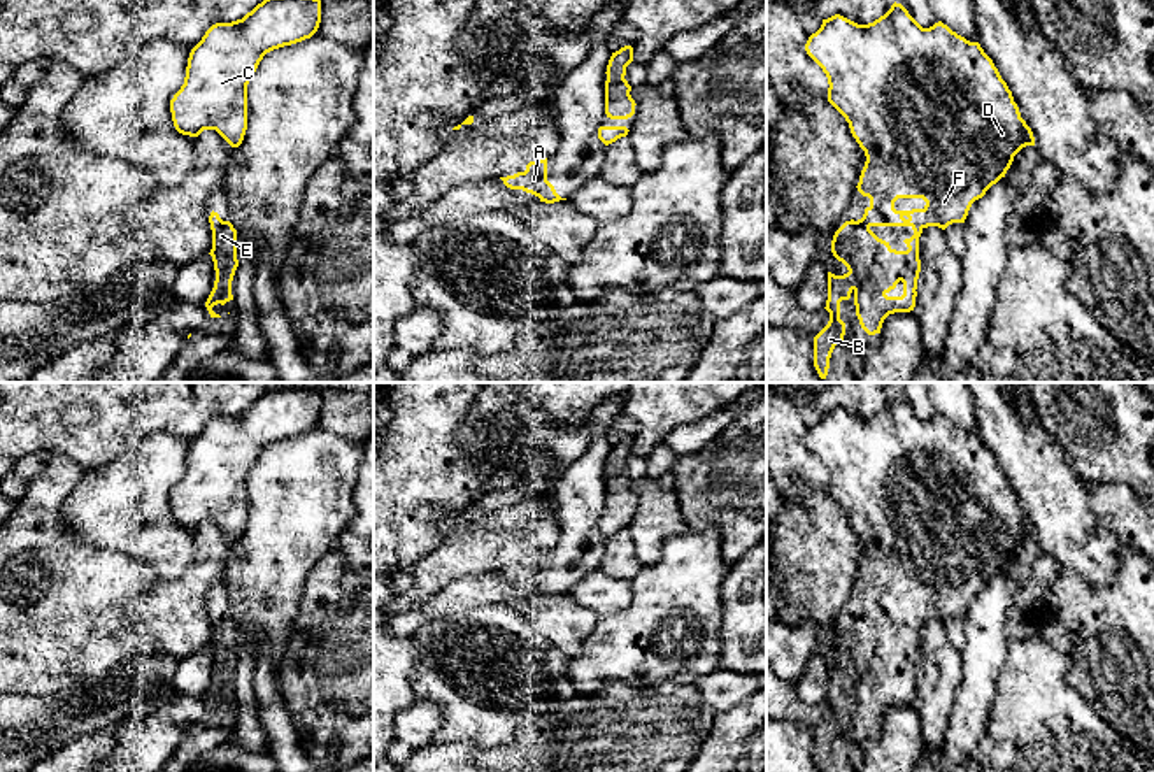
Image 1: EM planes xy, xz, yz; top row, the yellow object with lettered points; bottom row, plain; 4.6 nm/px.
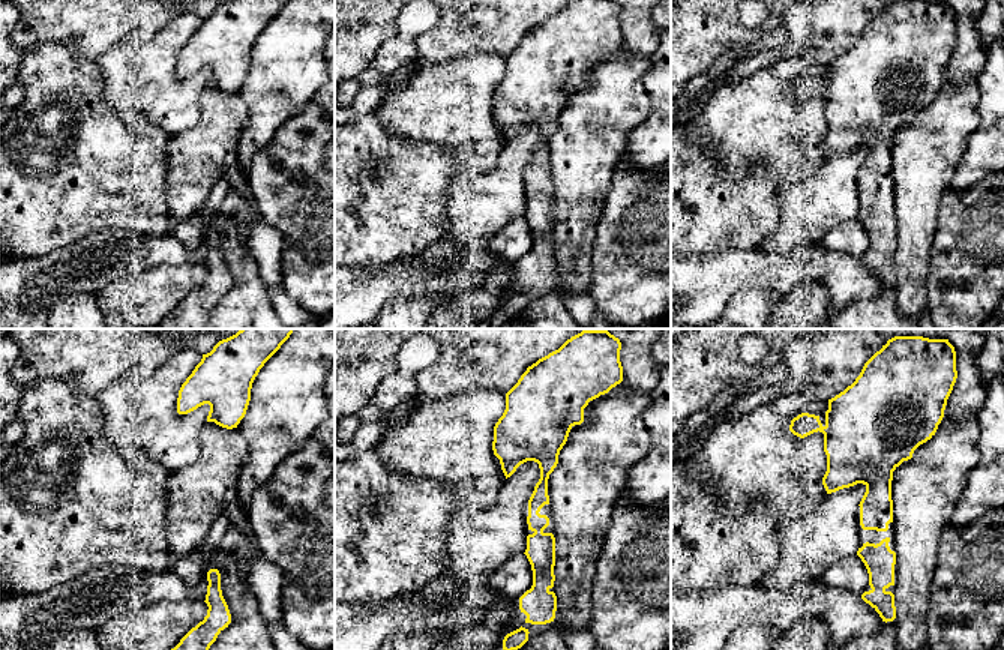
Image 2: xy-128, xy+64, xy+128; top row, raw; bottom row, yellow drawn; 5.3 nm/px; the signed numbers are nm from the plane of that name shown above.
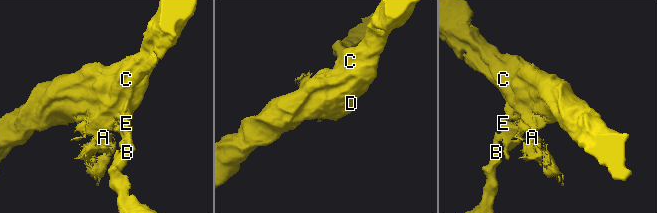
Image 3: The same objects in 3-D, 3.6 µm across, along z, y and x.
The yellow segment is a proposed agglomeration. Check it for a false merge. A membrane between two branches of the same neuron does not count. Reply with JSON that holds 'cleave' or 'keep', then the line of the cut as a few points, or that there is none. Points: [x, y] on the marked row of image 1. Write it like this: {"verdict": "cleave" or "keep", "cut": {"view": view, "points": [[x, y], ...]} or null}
{"verdict": "keep", "cut": null}

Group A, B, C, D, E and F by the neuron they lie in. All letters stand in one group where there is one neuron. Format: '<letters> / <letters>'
A B C D E F

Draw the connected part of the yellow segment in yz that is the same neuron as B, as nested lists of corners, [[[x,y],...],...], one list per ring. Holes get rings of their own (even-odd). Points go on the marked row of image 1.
[[[901,4],[868,25],[858,25],[840,14],[823,19],[821,28],[805,44],[807,54],[828,77],[828,102],[845,118],[851,133],[865,151],[866,161],[859,175],[858,191],[870,198],[861,219],[845,221],[833,235],[831,253],[847,267],[847,274],[828,272],[828,325],[814,337],[814,367],[826,379],[830,358],[844,340],[845,323],[840,319],[840,302],[854,298],[856,316],[868,335],[880,333],[889,314],[910,312],[915,307],[917,279],[921,272],[919,237],[924,228],[945,230],[952,223],[965,223],[972,204],[1005,177],[1014,156],[1026,146],[1035,146],[1031,128],[1021,118],[1012,91],[1001,79],[993,60],[979,42],[970,42],[942,21],[922,28]],[[898,198],[922,198],[922,209],[896,211]],[[872,226],[910,226],[914,235],[905,239],[907,251],[896,251],[879,239]]]

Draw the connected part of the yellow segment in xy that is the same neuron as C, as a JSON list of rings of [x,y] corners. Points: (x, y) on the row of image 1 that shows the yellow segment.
[[[263,0],[242,19],[212,25],[191,49],[186,77],[170,100],[179,133],[216,130],[239,147],[247,130],[247,84],[263,56],[310,39],[321,0]]]

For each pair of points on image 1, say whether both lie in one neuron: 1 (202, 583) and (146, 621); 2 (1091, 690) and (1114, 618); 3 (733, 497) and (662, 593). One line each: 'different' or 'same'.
1: same
2: same
3: different

